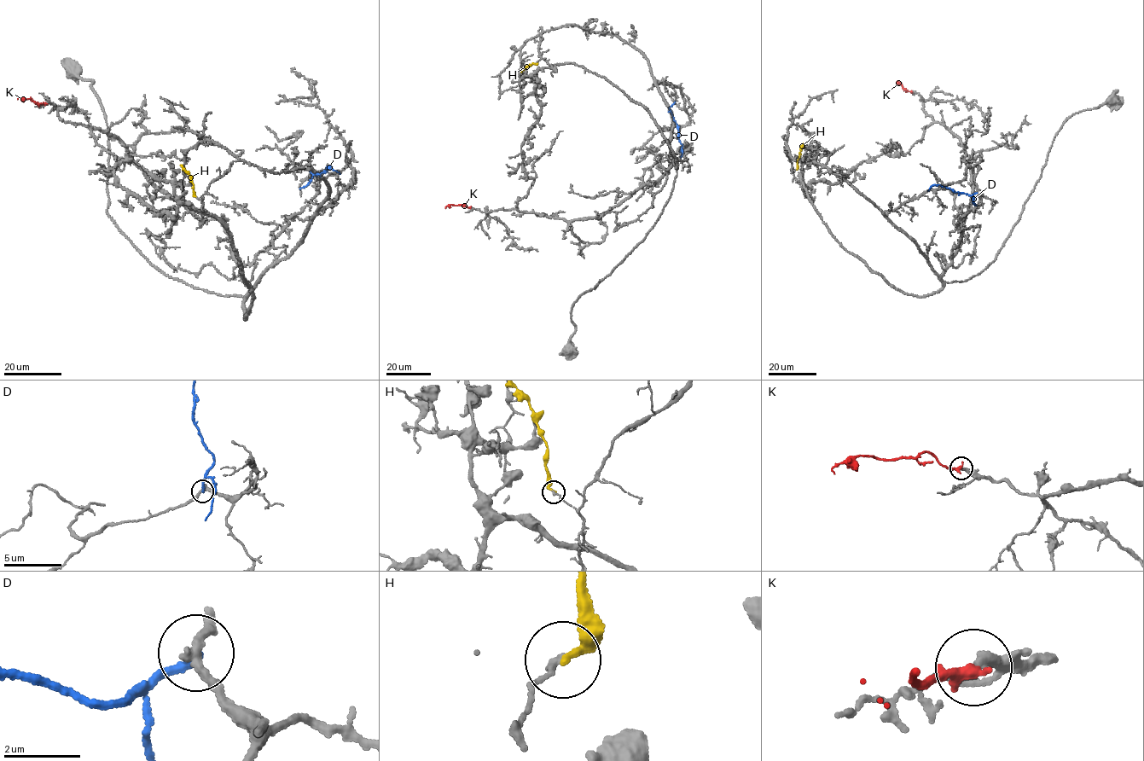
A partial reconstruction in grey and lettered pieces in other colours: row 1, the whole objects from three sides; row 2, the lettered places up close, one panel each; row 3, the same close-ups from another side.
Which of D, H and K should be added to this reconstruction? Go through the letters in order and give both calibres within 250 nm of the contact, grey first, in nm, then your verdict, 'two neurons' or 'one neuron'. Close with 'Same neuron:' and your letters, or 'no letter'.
D: 240 nm thick on the grey side, 220 nm on the other; two neurons
H: 150 nm thick on the grey side, 220 nm on the other; two neurons
K: 280 nm thick on the grey side, 320 nm on the other; one neuron
Same neuron: K

